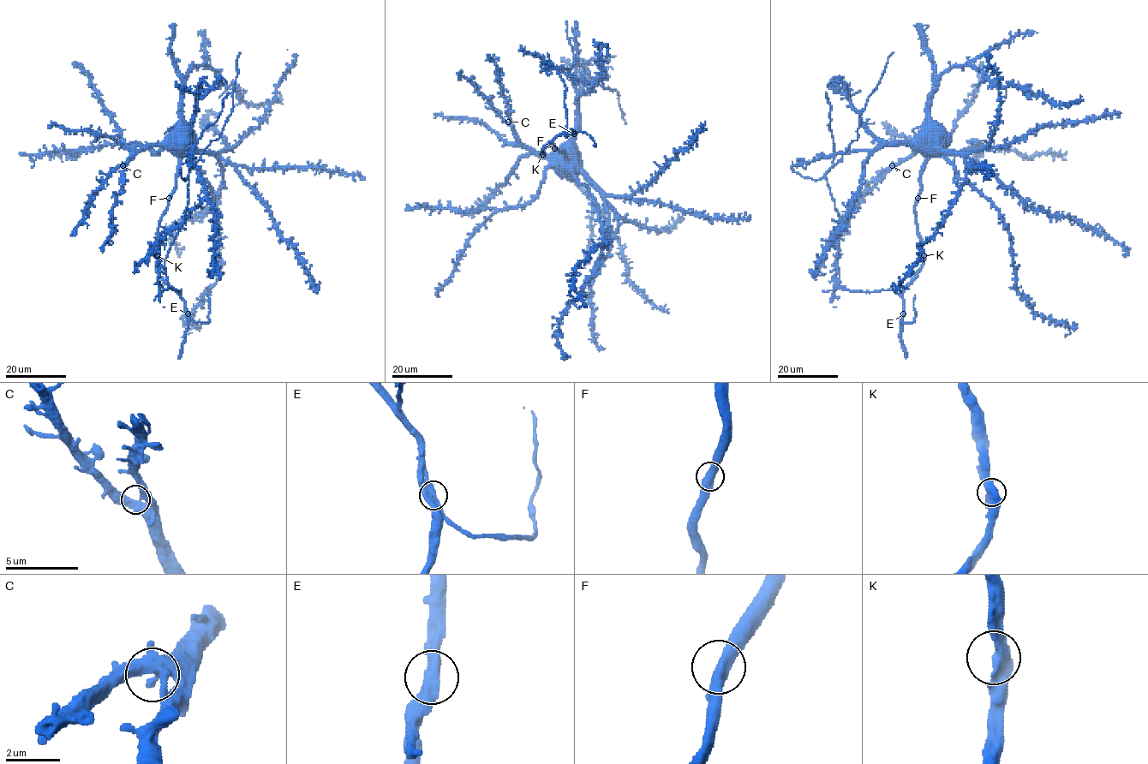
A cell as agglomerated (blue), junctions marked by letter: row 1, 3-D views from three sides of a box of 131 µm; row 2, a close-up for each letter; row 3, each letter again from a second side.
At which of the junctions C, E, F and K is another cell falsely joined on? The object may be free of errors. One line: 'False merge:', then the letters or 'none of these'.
False merge: none of these

